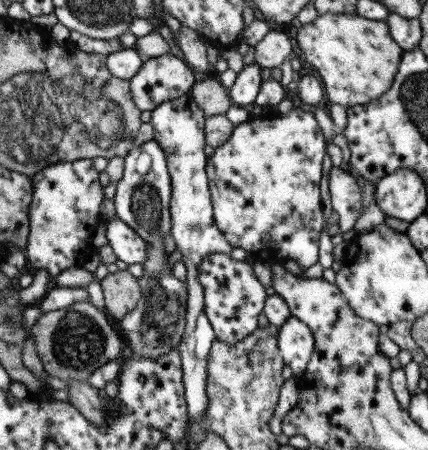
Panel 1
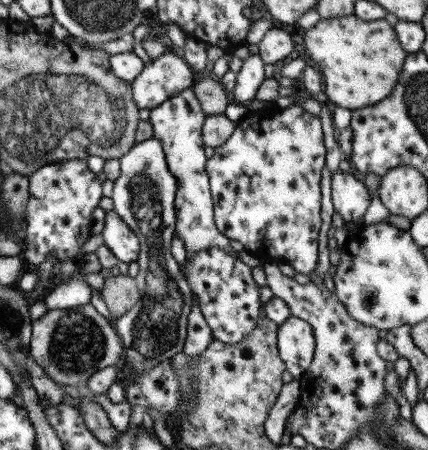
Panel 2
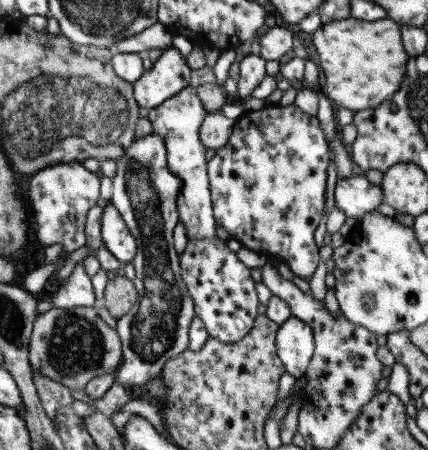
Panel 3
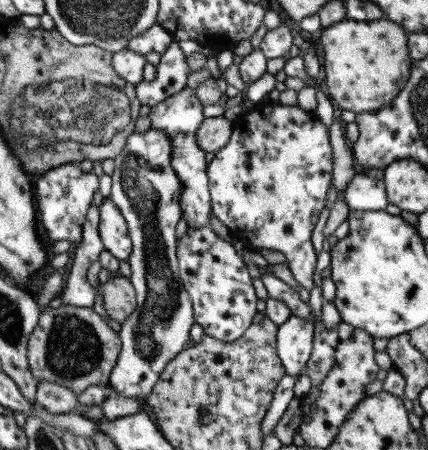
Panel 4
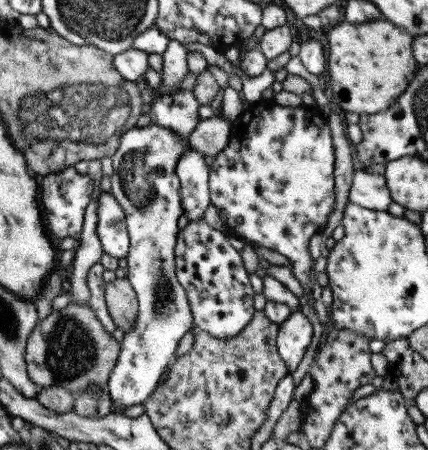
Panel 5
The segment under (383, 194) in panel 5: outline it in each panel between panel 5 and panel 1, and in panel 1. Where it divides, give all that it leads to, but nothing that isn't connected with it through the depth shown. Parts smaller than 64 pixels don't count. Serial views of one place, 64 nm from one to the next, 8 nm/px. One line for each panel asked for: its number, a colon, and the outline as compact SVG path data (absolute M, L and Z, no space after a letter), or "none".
1: M331 168L329 174L327 174L327 182L329 182L331 208L339 216L337 218L339 232L335 236L331 236L331 244L337 246L337 244L343 242L343 234L347 230L353 230L353 224L361 216L359 214L359 210L361 210L361 190L359 190L355 178L351 178L349 172L345 172L341 168Z
2: M337 170L335 174L331 174L331 202L335 214L341 214L347 224L357 222L365 216L371 198L363 182L355 180L351 174L343 174Z
3: M361 174L351 178L337 178L335 184L335 208L343 210L347 218L361 218L383 204L381 186L369 182Z
4: M359 170L351 184L343 190L343 200L349 206L349 210L361 210L361 212L383 212L389 204L385 184L383 180L375 180L367 176L363 170Z

